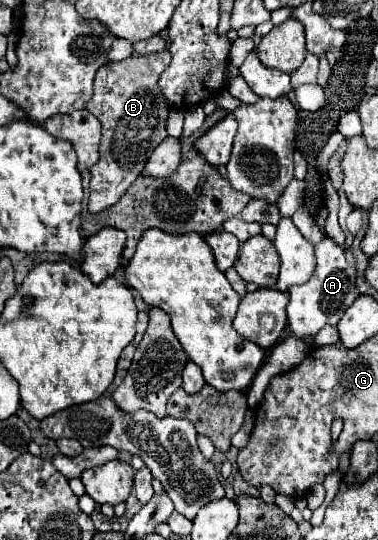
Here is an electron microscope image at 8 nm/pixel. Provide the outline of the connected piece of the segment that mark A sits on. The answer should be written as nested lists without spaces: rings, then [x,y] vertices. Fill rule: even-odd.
[[[325,237],[315,247],[315,259],[317,259],[317,267],[315,267],[315,273],[311,275],[311,279],[303,285],[293,285],[287,291],[289,293],[287,329],[301,341],[307,337],[315,337],[323,325],[337,325],[339,319],[343,317],[343,311],[359,295],[357,287],[355,287],[355,269],[349,267],[343,247],[335,245],[329,237]]]

